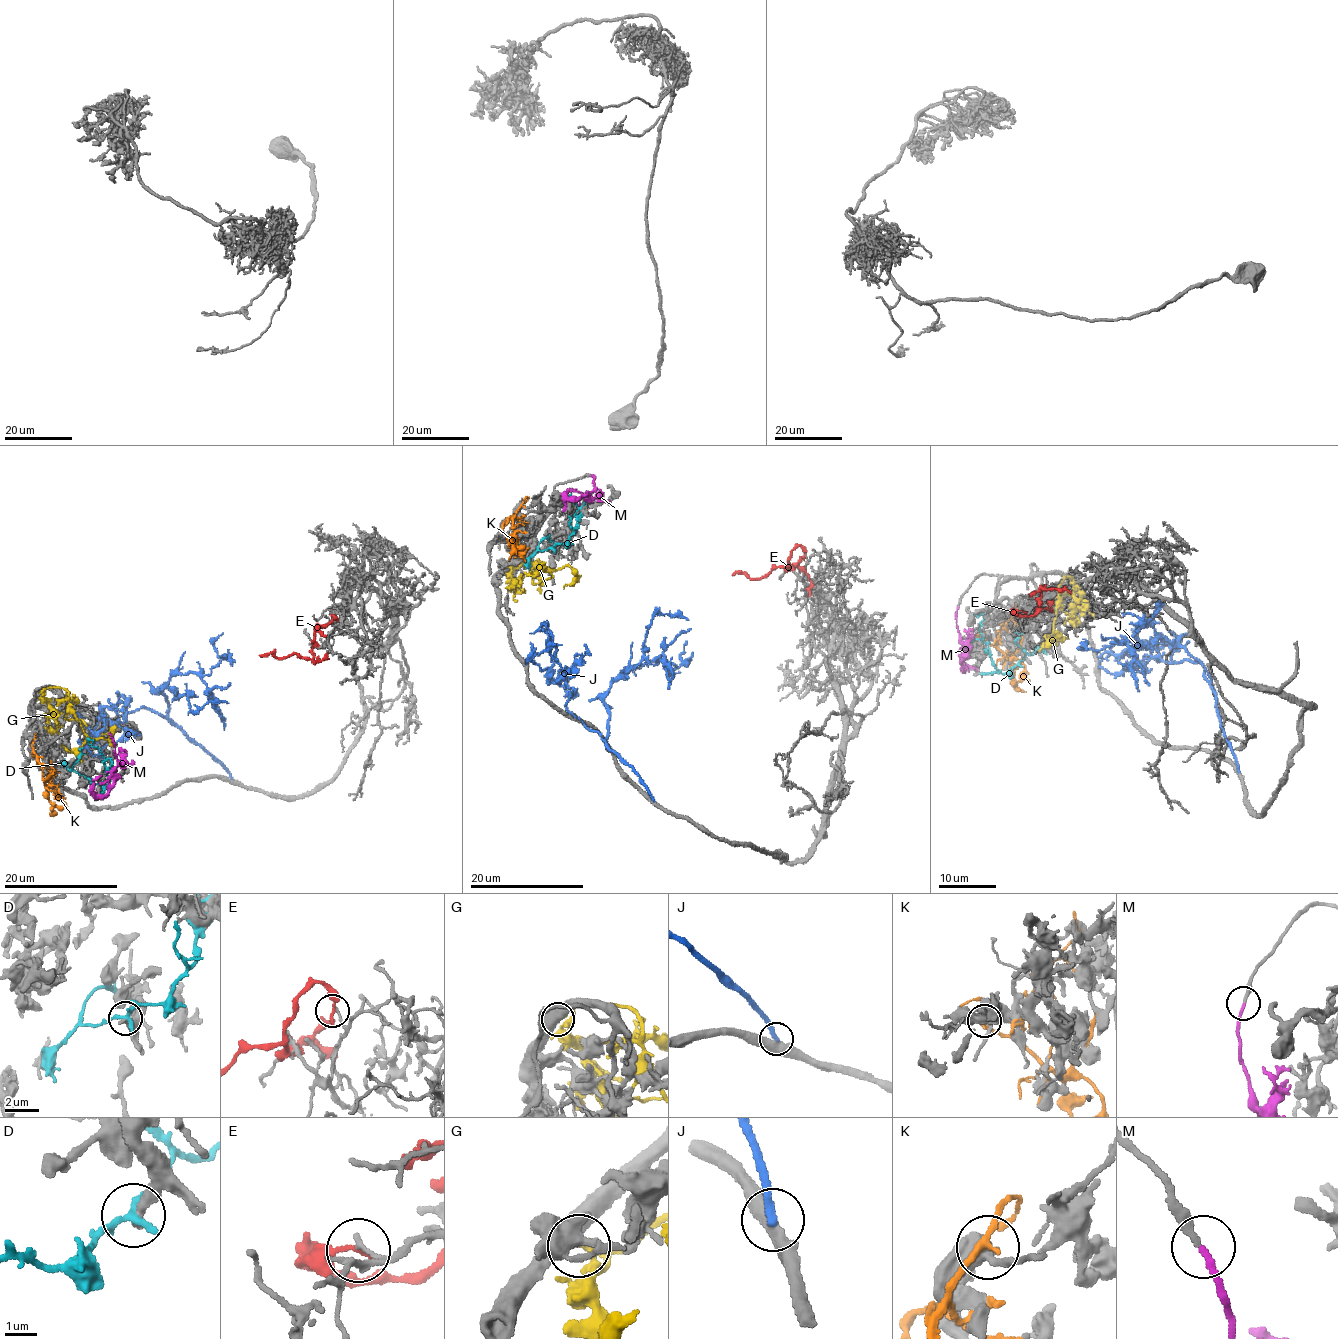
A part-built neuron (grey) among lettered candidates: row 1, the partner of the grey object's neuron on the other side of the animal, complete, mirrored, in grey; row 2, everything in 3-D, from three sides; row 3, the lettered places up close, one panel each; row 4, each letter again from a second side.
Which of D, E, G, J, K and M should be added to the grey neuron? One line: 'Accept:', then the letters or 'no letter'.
Accept: G, M

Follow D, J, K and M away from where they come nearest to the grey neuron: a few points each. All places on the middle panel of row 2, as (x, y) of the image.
D: (552, 549), (567, 541), (575, 530), (577, 505), (575, 500), (563, 500), (571, 491)
J: (654, 800), (605, 741), (609, 712), (604, 696), (640, 661), (653, 616), (661, 612), (688, 620)
K: (522, 505), (515, 512), (513, 527), (514, 547), (521, 553), (527, 548)
M: (591, 475), (595, 479), (593, 489), (576, 498), (566, 495), (576, 489)

